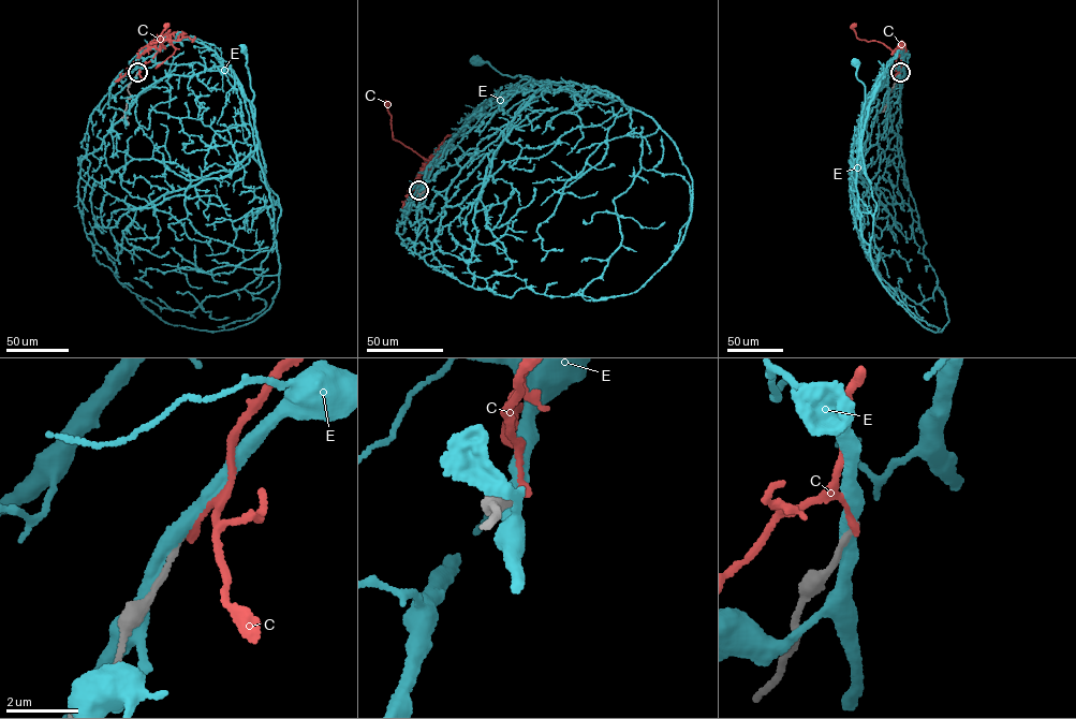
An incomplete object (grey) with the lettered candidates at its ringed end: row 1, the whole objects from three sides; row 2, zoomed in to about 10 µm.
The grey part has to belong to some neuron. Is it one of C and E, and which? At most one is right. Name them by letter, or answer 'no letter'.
no letter

